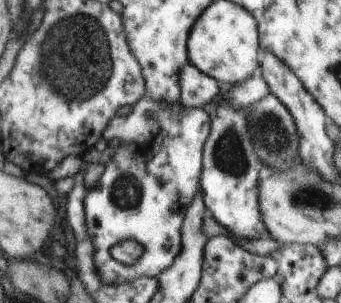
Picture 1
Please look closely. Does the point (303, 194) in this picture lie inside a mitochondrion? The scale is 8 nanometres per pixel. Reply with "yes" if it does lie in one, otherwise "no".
yes

